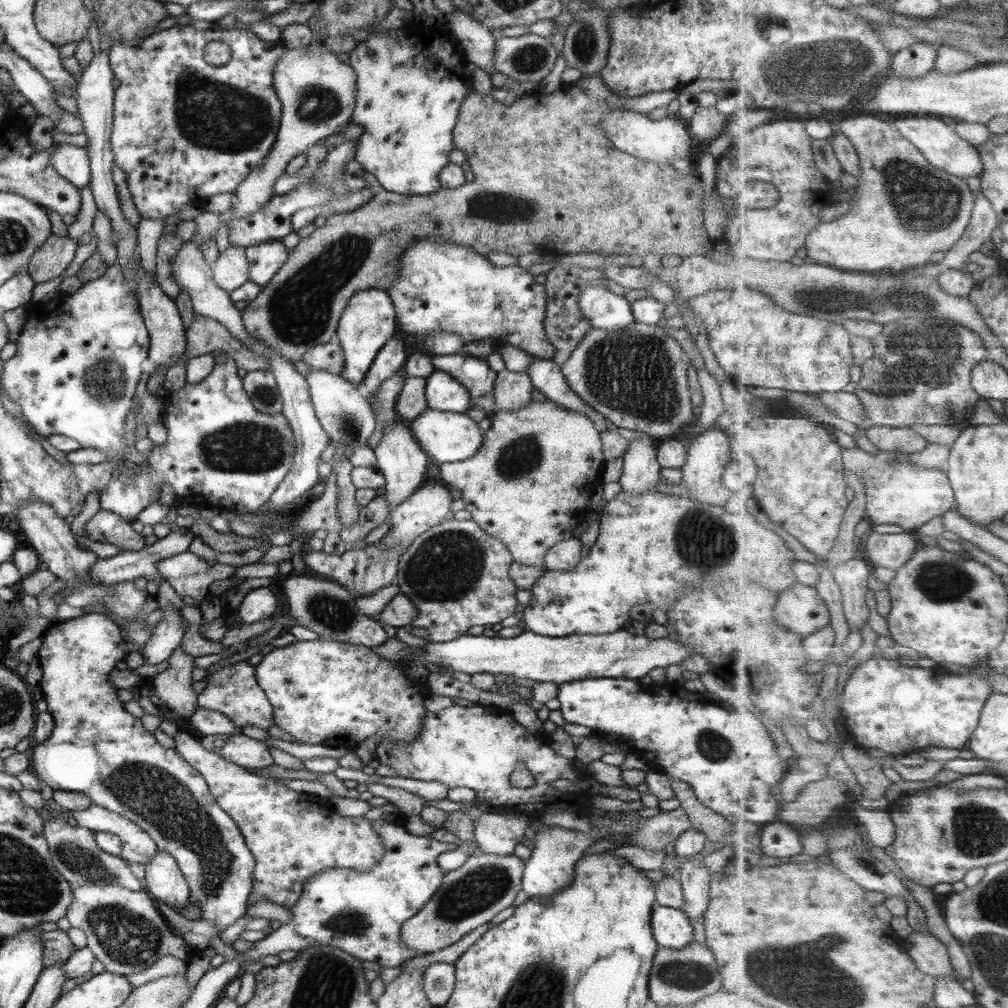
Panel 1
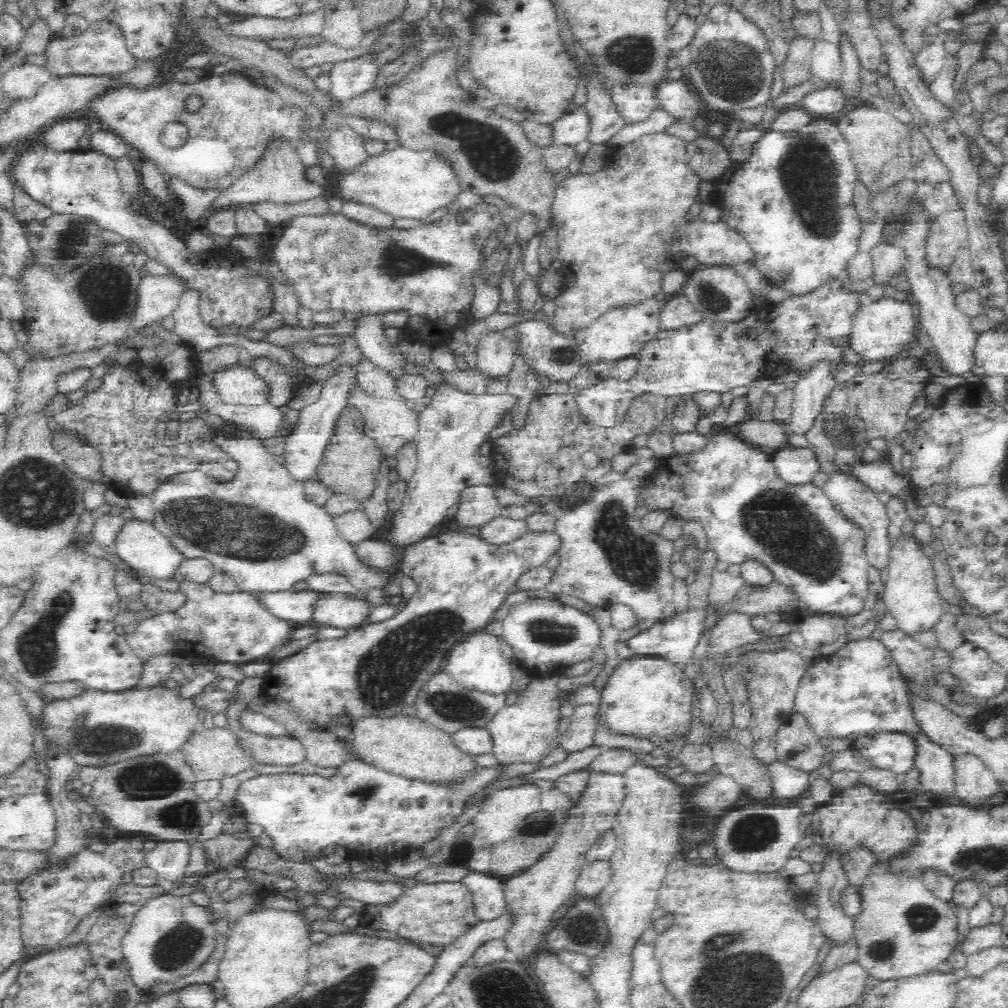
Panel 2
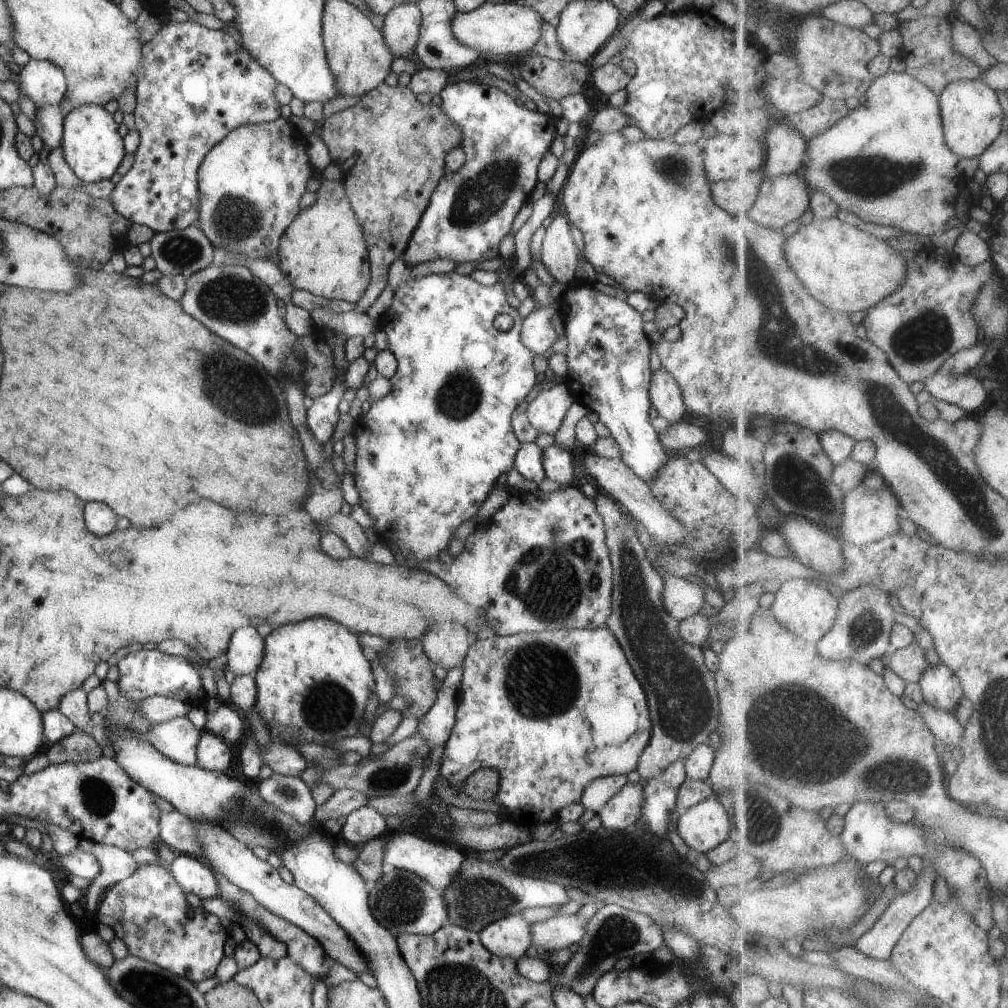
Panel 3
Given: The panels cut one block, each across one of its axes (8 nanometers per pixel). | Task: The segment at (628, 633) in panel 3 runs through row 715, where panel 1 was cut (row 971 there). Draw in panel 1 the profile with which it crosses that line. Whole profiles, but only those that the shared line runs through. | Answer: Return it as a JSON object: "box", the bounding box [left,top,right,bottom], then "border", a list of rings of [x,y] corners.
{"box":[648,940,723,1007],"border":[[[693,940],[692,944],[681,949],[658,947],[648,983],[649,999],[658,1007],[690,1005],[720,991],[720,988],[723,984],[718,963],[707,945]]]}

